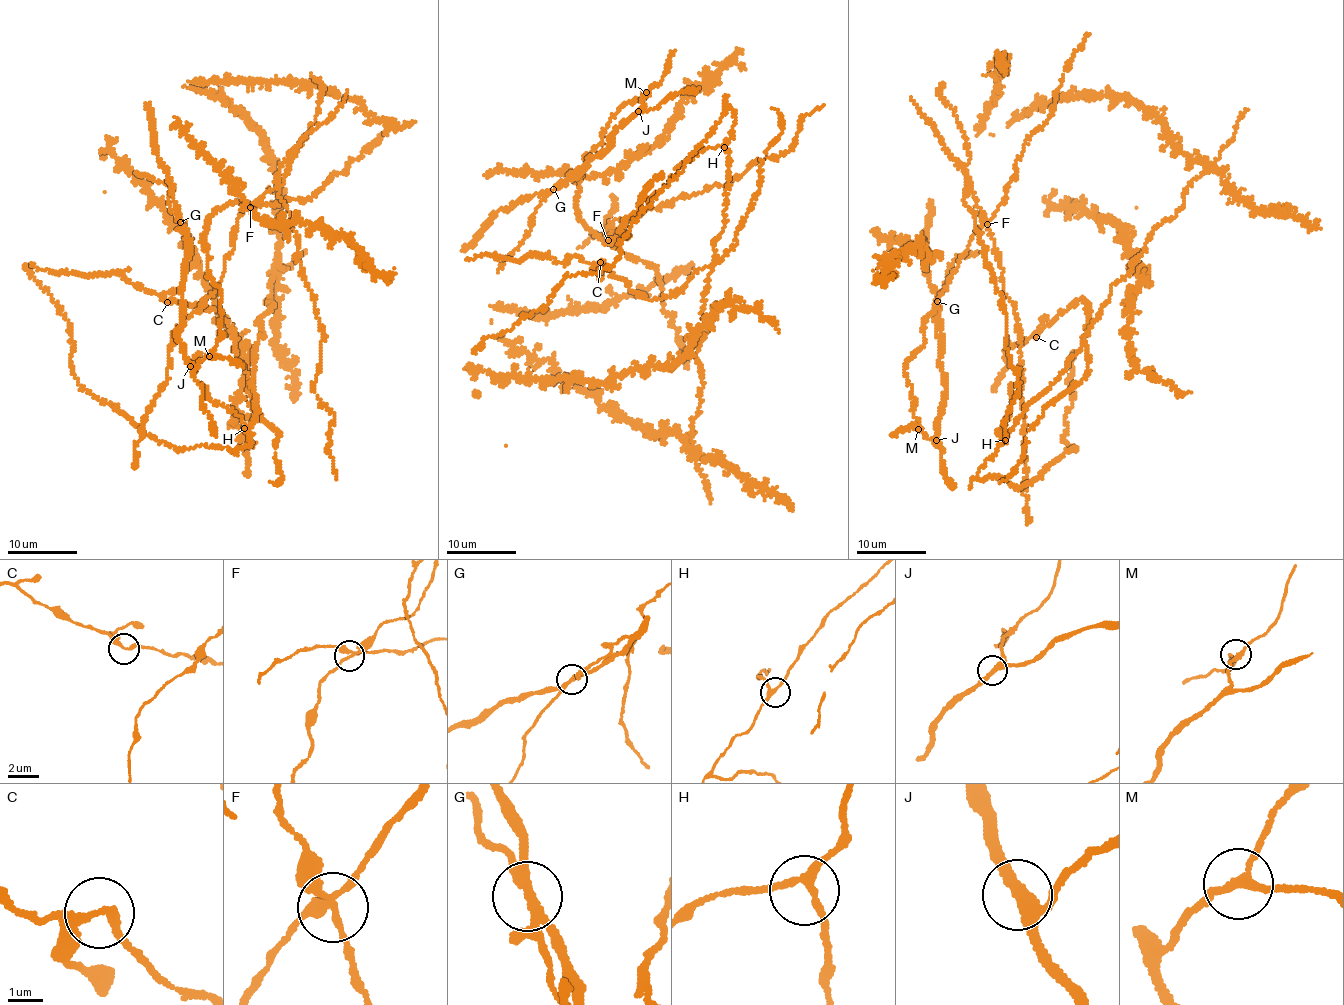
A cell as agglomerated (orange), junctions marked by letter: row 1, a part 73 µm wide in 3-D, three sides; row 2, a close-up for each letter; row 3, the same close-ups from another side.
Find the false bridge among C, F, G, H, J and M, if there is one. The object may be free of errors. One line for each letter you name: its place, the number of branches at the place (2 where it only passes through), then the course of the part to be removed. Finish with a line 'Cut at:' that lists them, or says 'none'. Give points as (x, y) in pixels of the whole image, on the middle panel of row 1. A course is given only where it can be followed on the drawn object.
G: (553, 189) | 3 | (554, 188), (531, 217), (528, 234), (497, 272)
Cut at: G

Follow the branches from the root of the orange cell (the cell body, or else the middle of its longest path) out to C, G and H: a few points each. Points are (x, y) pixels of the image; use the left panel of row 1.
C: (230, 450), (251, 443), (247, 429), (258, 411), (253, 375), (237, 362), (233, 329), (215, 309), (168, 302)
G: (230, 450), (141, 431), (247, 209), (203, 236), (221, 338), (195, 369), (180, 222)
H: (230, 450), (243, 449), (251, 443), (250, 432), (244, 428)

